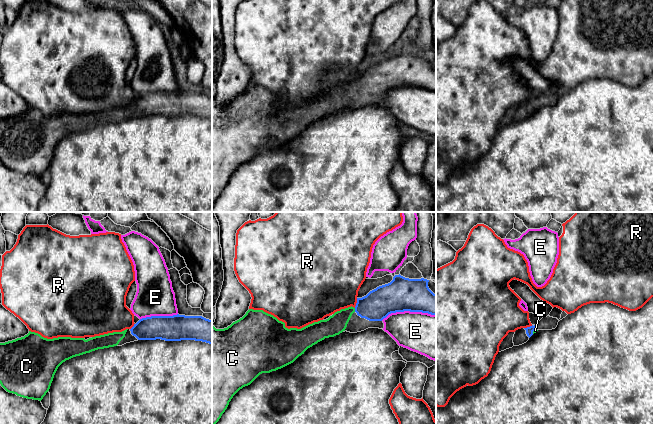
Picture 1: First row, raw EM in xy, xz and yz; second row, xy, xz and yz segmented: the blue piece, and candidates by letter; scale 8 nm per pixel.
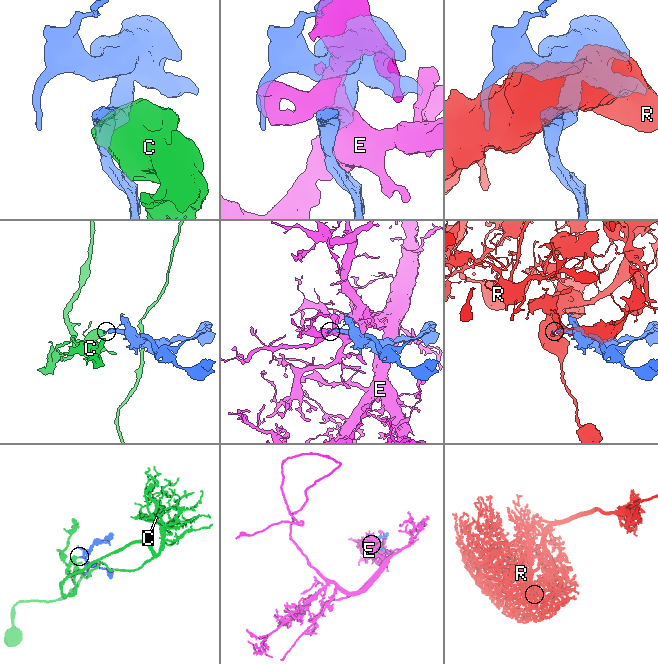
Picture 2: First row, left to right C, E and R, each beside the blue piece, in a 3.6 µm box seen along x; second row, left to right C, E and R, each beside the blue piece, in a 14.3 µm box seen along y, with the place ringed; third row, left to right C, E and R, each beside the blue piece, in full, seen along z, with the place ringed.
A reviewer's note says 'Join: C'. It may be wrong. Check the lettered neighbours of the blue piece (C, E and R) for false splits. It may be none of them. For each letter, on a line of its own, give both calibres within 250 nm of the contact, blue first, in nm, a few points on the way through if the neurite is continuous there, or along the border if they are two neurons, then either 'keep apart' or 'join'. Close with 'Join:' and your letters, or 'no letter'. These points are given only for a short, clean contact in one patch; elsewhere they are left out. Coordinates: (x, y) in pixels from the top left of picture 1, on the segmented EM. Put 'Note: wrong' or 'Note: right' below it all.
C: calibres 240 and 160 nm; way xz (379, 303), (373, 307), (355, 310), (347, 312), (334, 325); join
E: calibres 280 and 320 nm; keep apart
R: calibres 240 and 440 nm; border xz (357, 298), (354, 307); keep apart
Join: C
Note: right

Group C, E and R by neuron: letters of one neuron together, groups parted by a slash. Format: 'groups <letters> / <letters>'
groups C / E / R

